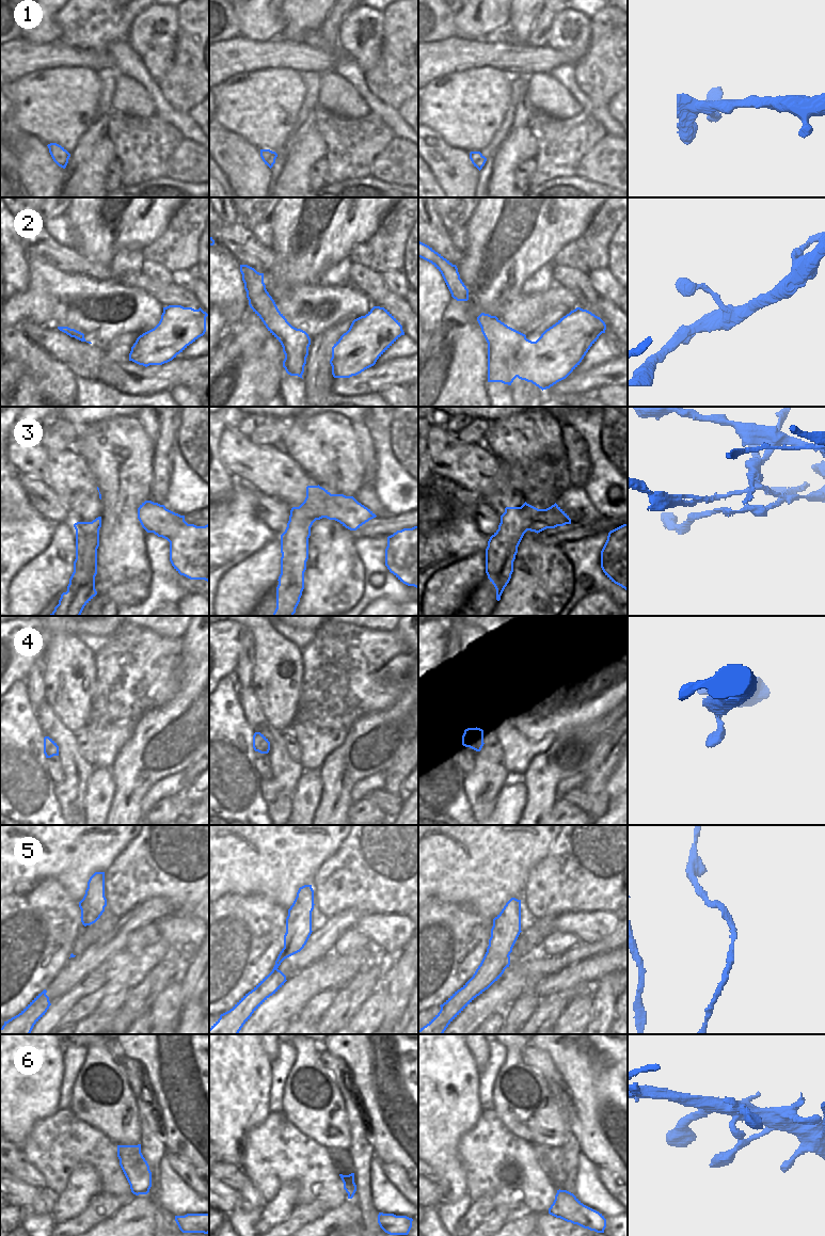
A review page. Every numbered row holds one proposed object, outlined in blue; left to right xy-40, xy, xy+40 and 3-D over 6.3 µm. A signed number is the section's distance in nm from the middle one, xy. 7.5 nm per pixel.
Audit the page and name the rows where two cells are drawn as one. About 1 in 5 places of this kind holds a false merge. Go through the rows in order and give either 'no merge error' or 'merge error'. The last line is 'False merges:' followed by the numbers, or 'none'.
1: no merge error
2: no merge error
3: no merge error
4: no merge error
5: no merge error
6: no merge error
False merges: none

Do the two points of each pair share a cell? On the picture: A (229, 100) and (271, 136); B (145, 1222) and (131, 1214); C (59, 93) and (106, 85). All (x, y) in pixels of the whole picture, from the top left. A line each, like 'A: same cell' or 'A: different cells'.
A: same cell
B: same cell
C: different cells

